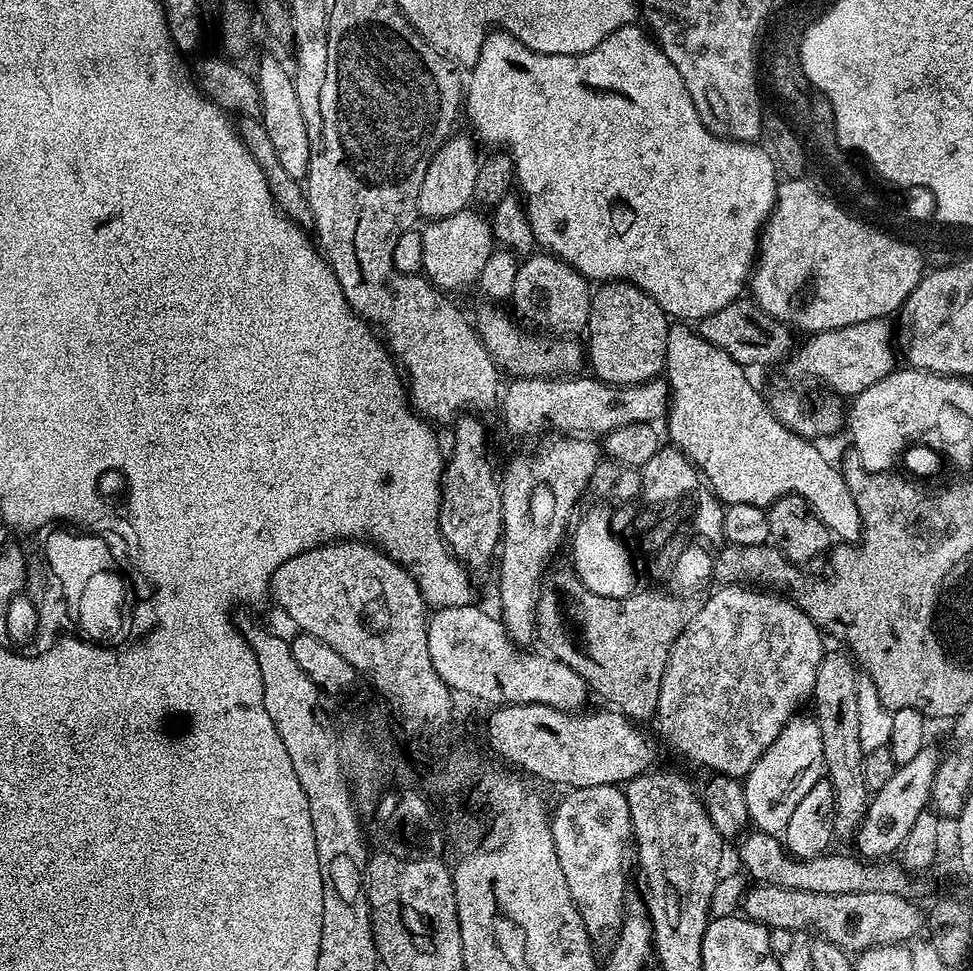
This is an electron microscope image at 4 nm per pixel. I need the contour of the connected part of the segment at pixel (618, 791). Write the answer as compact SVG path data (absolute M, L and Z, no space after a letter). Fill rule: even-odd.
M614 784L573 788L565 793L556 804L556 812L554 808L550 816L554 850L558 854L558 862L562 865L566 886L570 886L570 898L574 898L576 908L582 914L582 922L586 926L588 936L597 949L608 950L616 941L616 936L620 933L620 922L626 915L624 887L627 886L628 880L624 877L624 851L627 848L629 851L630 841L633 839L630 806L624 797L624 788Z

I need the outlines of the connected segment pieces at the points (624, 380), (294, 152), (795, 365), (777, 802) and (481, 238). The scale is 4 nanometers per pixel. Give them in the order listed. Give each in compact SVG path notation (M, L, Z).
M625 280L601 283L592 293L586 329L586 360L592 363L595 379L617 386L657 379L665 371L669 327L668 313L638 286Z
M267 54L260 60L260 65L254 71L254 79L260 91L260 121L266 126L266 135L270 137L270 143L274 151L278 153L278 162L286 169L290 178L303 181L308 174L308 163L310 162L310 138L306 138L306 118L302 118L302 106L298 106L298 94L296 93L296 82L291 71L288 72L279 64L277 57Z
M887 319L854 322L854 326L842 326L809 335L805 339L808 341L793 351L786 369L788 368L789 374L796 380L821 380L825 389L842 398L862 394L866 386L874 386L874 382L886 378L897 367L898 352L894 347L894 328L888 323Z
M797 715L743 777L748 819L761 832L782 834L798 802L825 775L822 734L811 715Z
M471 207L462 209L458 214L450 214L450 218L442 218L425 223L420 232L422 238L422 262L424 263L423 275L436 288L445 294L452 294L455 288L466 284L475 285L482 274L482 266L486 266L486 258L494 251L492 239L492 221L487 215L480 212L472 212Z

